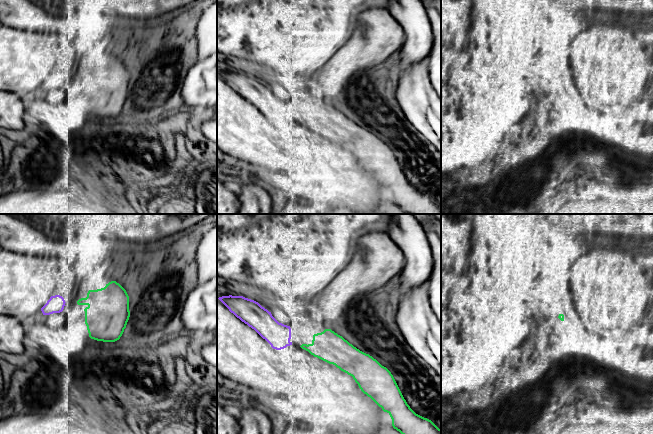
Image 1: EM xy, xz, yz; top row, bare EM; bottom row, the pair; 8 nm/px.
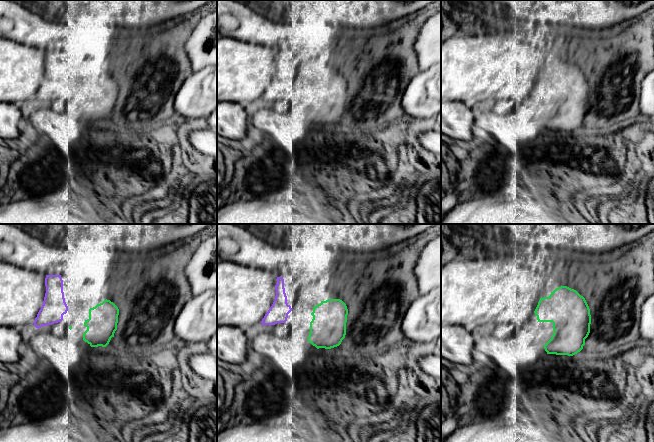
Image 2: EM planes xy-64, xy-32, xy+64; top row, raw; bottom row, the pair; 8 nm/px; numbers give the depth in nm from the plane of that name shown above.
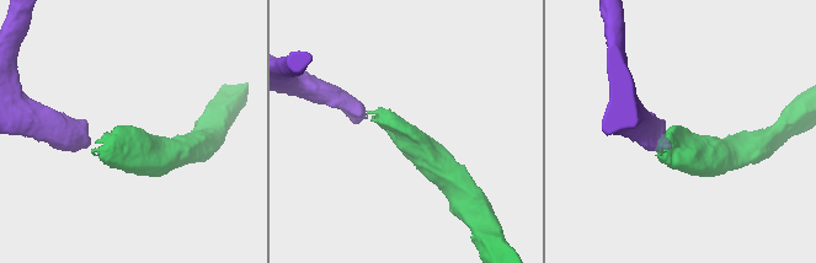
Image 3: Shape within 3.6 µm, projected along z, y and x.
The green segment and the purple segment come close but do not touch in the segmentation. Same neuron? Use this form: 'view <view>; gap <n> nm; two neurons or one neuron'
view xz; gap 70 nm; one neuron

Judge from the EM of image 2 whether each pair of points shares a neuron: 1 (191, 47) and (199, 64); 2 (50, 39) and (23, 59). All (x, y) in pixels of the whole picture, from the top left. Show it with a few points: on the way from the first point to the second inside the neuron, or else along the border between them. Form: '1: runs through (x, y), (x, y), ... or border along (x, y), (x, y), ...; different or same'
1: runs through (195, 51), (199, 55), (199, 60); same
2: border along (14, 42), (34, 46), (45, 51); different

